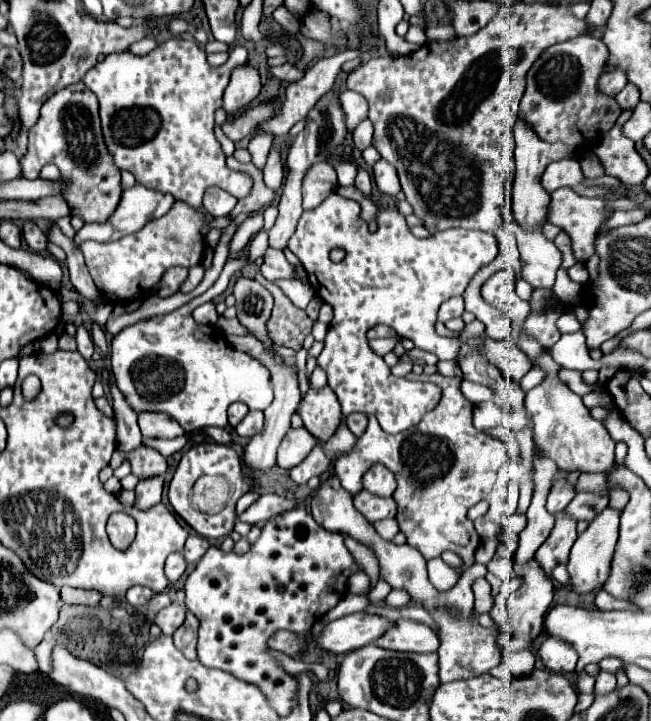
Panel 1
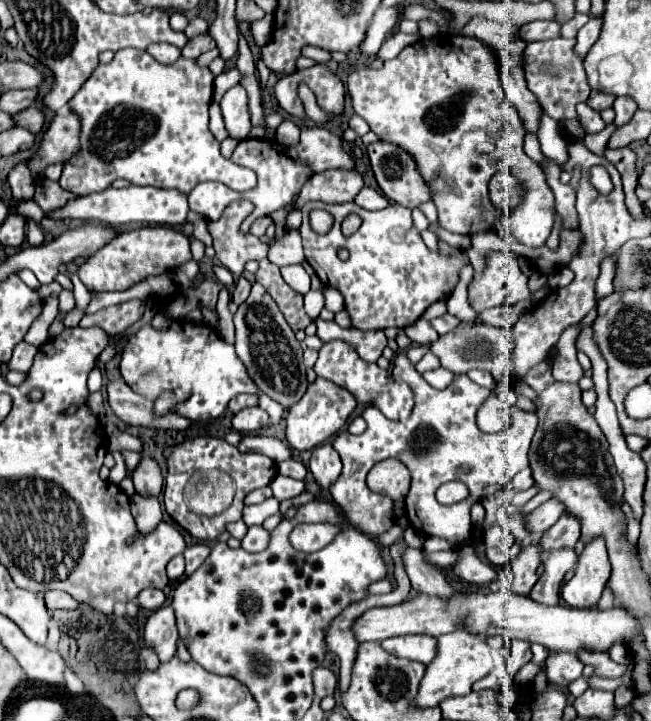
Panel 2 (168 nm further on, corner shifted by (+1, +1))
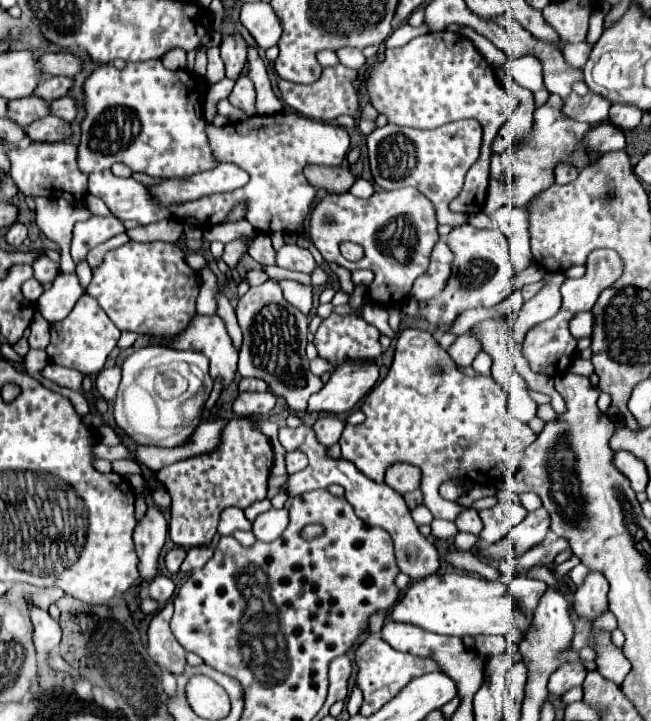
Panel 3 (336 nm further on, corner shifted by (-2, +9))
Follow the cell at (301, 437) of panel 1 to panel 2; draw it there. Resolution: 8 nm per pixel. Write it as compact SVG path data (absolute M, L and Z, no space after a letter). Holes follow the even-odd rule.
M316 378L316 382L308 386L308 392L304 394L304 398L286 416L288 444L298 452L304 452L314 448L316 444L322 444L326 438L336 434L346 424L348 416L354 412L356 406L358 406L356 398L346 388L340 388L338 384L332 384L324 378Z

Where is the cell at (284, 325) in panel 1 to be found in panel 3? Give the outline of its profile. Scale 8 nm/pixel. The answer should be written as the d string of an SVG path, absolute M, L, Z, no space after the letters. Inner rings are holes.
M255 234L253 236L253 244L249 248L249 254L257 262L271 262L271 264L275 264L275 256L277 256L277 252L271 244L271 238L267 234Z

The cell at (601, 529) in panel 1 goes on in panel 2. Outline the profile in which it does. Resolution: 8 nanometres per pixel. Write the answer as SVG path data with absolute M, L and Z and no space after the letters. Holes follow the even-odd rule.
M596 538L590 544L586 544L578 560L574 578L562 586L562 600L570 608L592 608L598 604L608 578L610 560L606 544L604 538Z

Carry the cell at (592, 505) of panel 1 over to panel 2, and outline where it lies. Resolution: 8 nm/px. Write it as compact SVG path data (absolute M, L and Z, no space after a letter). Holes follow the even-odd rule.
M564 512L560 520L548 532L542 534L540 544L544 544L544 554L548 554L550 550L576 548L578 538L580 538L580 522Z

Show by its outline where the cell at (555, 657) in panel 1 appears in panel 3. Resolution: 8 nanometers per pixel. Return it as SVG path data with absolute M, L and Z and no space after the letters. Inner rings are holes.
M567 662L567 664L561 664L551 676L549 676L549 692L551 694L557 694L557 696L563 696L569 688L573 686L579 686L583 684L585 680L585 666L581 662Z

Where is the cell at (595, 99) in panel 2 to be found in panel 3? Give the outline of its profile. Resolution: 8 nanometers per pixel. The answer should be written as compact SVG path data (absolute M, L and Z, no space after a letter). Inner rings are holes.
M589 92L579 102L575 102L575 98L569 98L563 106L563 112L565 116L585 124L599 124L609 118L609 108L611 108L611 102L607 98Z

